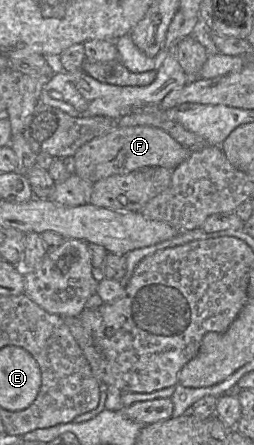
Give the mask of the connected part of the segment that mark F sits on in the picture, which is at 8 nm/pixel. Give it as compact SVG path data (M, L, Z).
M117 126L81 146L74 154L75 173L92 183L103 178L127 174L141 168L161 166L175 169L185 161L191 151L177 142L168 132L154 126Z

